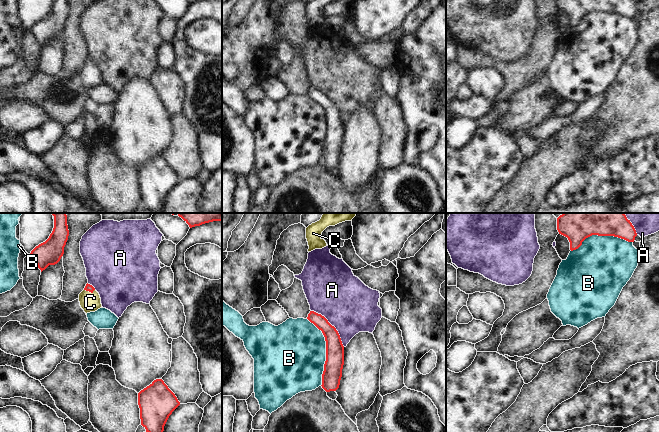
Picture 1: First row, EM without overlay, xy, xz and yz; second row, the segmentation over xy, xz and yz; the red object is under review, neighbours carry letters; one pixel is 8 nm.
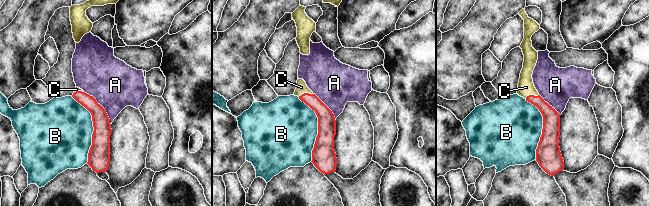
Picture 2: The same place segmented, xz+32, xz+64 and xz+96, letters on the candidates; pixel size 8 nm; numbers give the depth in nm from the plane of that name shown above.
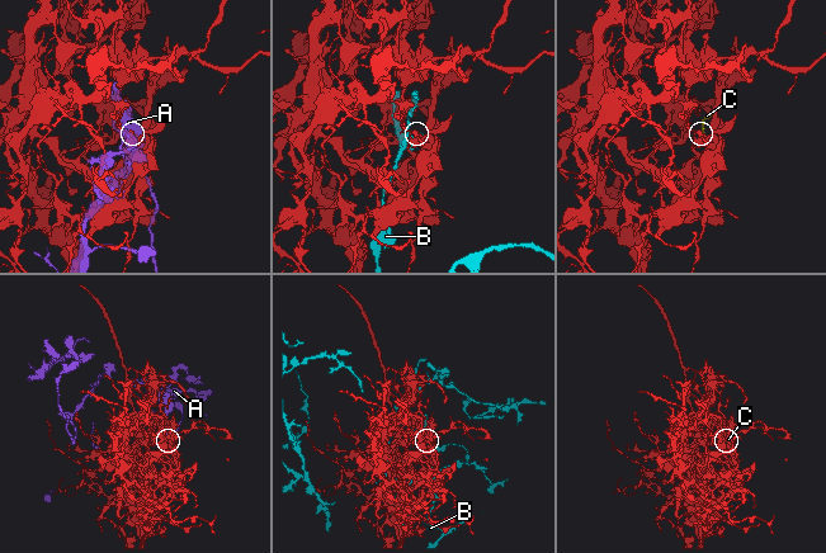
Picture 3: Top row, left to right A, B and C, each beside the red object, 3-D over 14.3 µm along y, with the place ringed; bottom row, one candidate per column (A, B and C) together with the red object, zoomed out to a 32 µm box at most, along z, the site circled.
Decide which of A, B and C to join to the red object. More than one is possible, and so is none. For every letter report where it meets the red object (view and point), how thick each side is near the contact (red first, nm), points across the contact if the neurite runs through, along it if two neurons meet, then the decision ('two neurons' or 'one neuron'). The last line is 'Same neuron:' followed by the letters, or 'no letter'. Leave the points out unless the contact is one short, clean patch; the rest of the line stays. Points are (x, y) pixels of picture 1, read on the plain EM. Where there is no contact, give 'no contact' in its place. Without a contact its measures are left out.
A: contact xz (331, 101); calibres 140 and 420 nm; two neurons
B: contact xz (326, 127); calibres 150 and 500 nm; two neurons
C: contact xy (89, 67); calibres 60 and 160 nm; way xy (88, 63), (89, 67), (90, 78); one neuron
Same neuron: C

